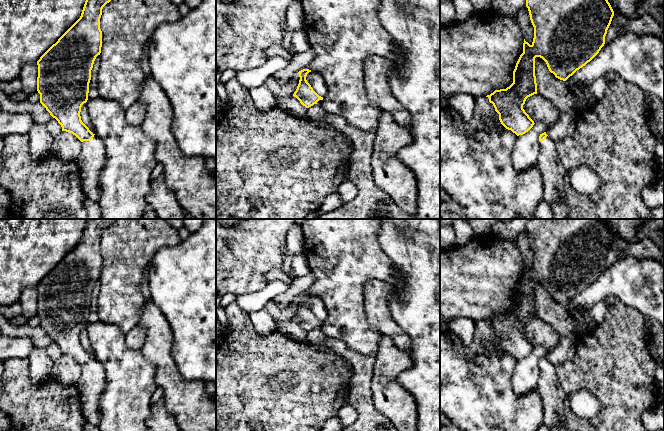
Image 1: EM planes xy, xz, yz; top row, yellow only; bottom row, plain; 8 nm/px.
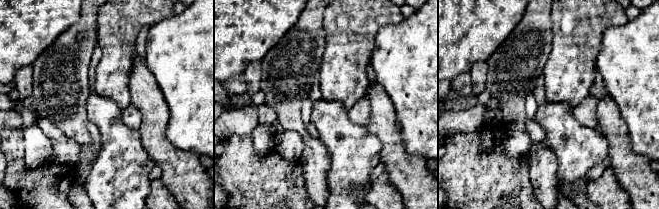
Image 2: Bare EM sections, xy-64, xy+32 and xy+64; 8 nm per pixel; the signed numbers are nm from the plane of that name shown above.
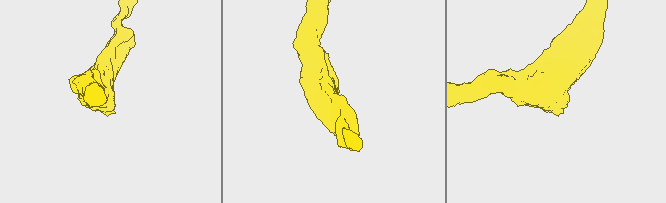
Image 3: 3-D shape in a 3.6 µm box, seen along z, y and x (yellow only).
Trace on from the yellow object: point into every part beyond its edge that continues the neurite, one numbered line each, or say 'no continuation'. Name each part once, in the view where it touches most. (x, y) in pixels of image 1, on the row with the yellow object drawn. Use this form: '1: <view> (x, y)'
1: xy (91, 160)

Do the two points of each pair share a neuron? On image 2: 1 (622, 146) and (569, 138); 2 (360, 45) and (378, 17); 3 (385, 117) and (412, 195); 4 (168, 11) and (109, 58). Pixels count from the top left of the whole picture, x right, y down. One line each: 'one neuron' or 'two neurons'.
1: two neurons
2: one neuron
3: one neuron
4: one neuron

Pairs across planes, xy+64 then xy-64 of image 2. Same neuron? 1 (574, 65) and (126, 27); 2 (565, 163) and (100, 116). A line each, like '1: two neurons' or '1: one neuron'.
1: one neuron
2: one neuron

